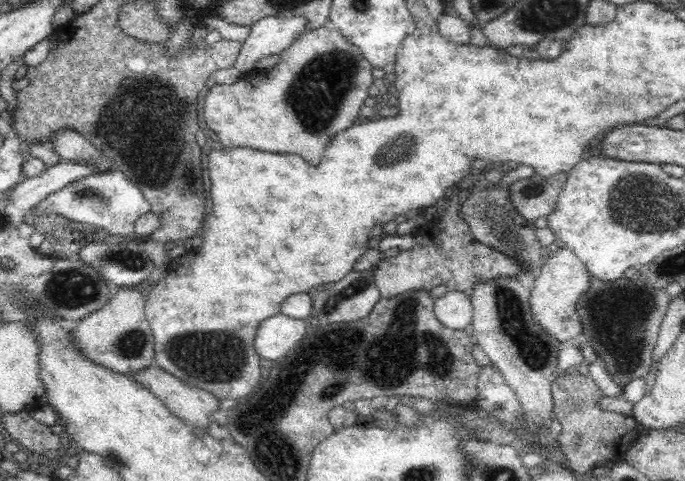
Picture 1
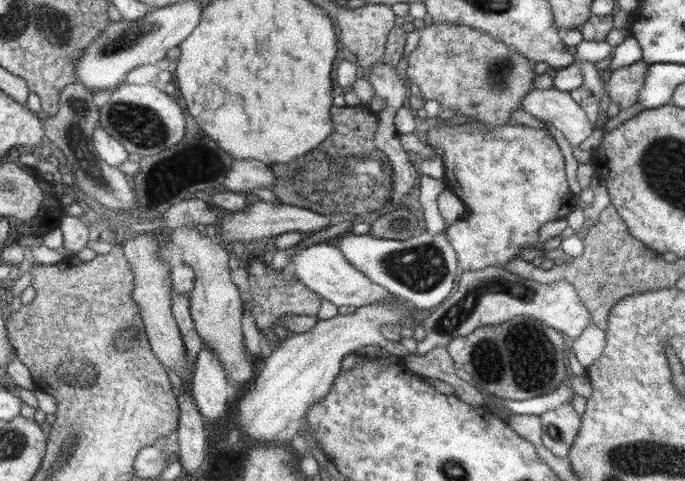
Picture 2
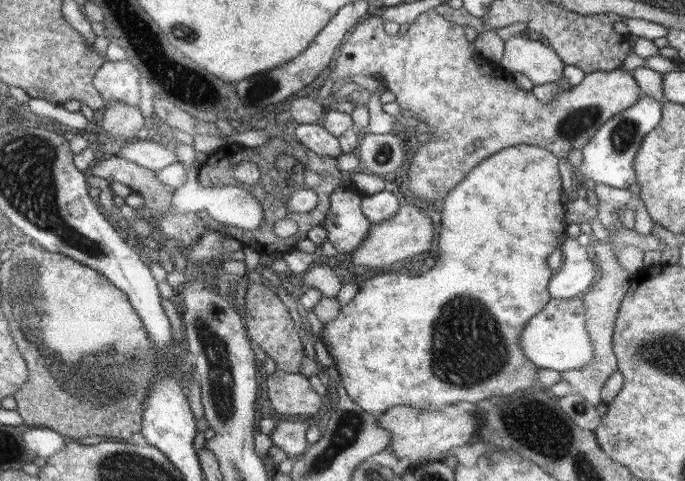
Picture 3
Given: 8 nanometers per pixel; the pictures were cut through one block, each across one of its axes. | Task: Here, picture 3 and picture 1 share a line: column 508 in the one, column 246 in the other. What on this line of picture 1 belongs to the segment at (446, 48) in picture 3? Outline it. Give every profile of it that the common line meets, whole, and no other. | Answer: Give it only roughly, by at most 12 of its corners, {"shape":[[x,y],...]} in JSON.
{"shape":[[338,29],[260,80],[209,84],[220,147],[316,166],[376,81]]}

